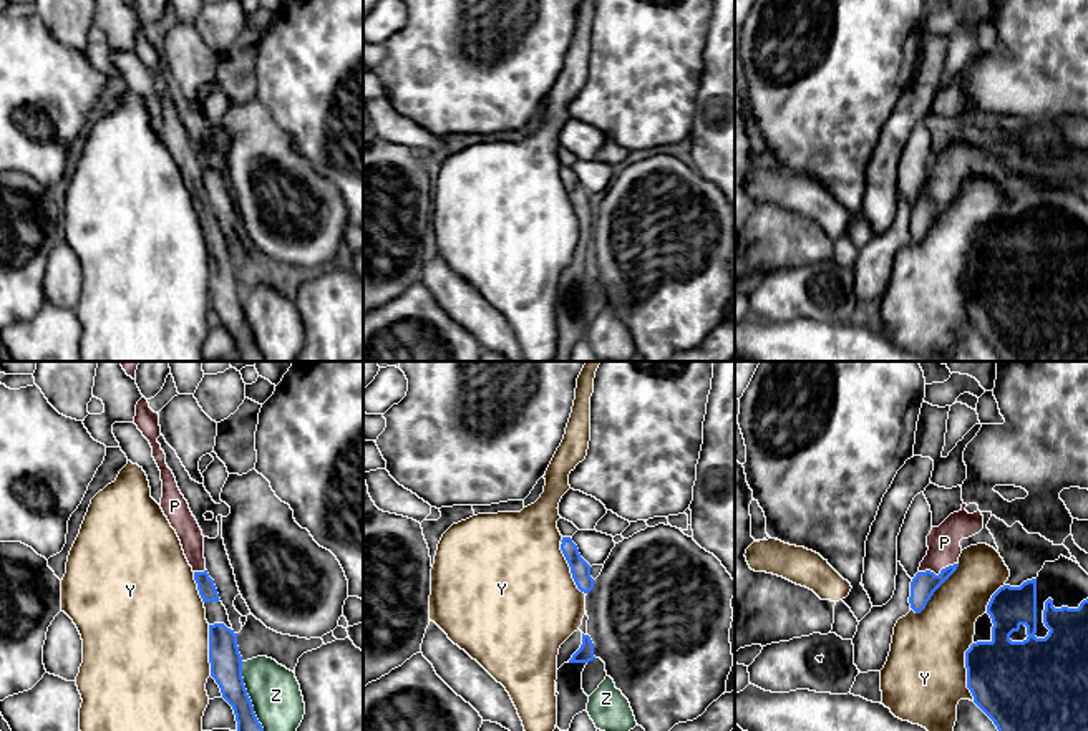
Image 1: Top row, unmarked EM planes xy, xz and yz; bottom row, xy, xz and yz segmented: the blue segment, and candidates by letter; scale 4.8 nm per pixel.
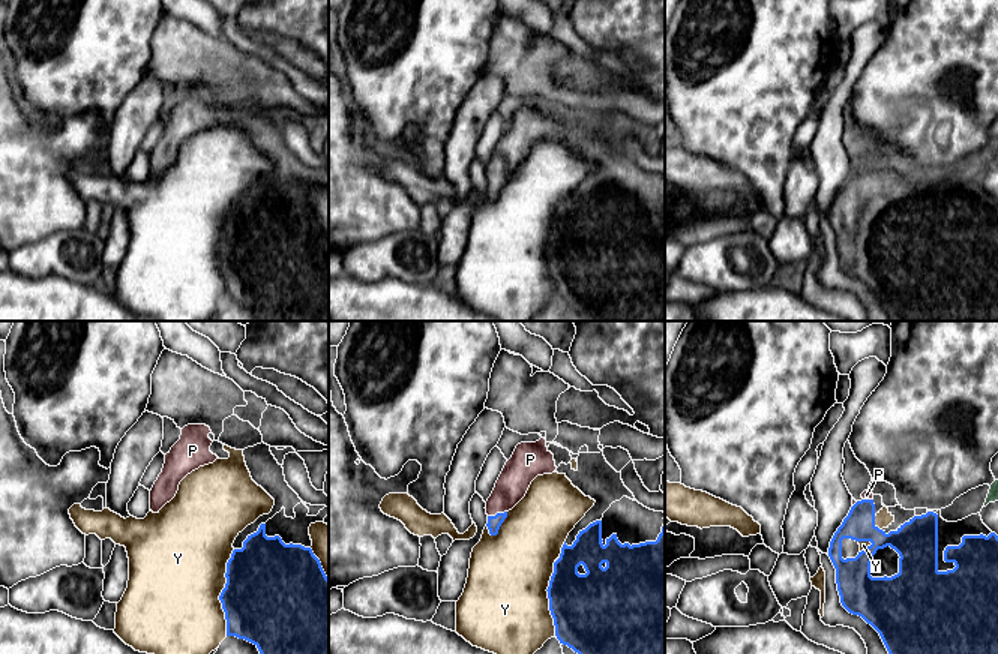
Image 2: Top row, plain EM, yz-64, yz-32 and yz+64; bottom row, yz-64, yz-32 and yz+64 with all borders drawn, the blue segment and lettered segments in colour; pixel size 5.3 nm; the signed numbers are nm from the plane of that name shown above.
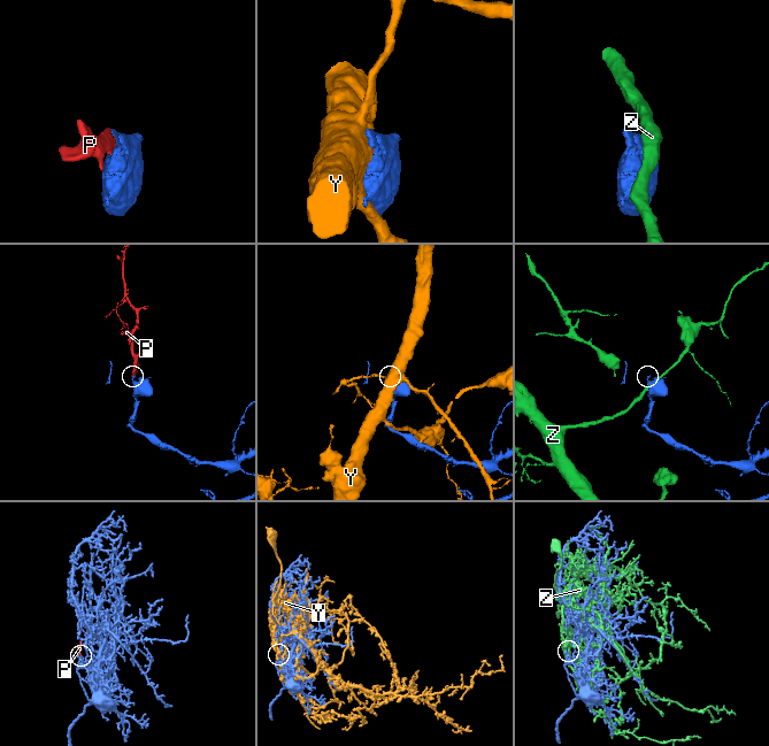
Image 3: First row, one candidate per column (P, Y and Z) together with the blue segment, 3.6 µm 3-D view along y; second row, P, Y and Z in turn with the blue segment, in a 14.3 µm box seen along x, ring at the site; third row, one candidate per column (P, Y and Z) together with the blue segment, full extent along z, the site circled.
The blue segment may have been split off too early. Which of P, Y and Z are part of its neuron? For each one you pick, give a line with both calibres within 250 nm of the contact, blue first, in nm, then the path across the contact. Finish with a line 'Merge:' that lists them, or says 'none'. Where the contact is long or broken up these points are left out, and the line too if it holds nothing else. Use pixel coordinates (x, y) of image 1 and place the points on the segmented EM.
P: Thickness 120 nm (blue) against 160 nm. Path across: yz (924, 584), (939, 574), (944, 542)
Merge: P

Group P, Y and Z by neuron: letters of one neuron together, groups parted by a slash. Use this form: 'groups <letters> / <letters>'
groups P / Y / Z

